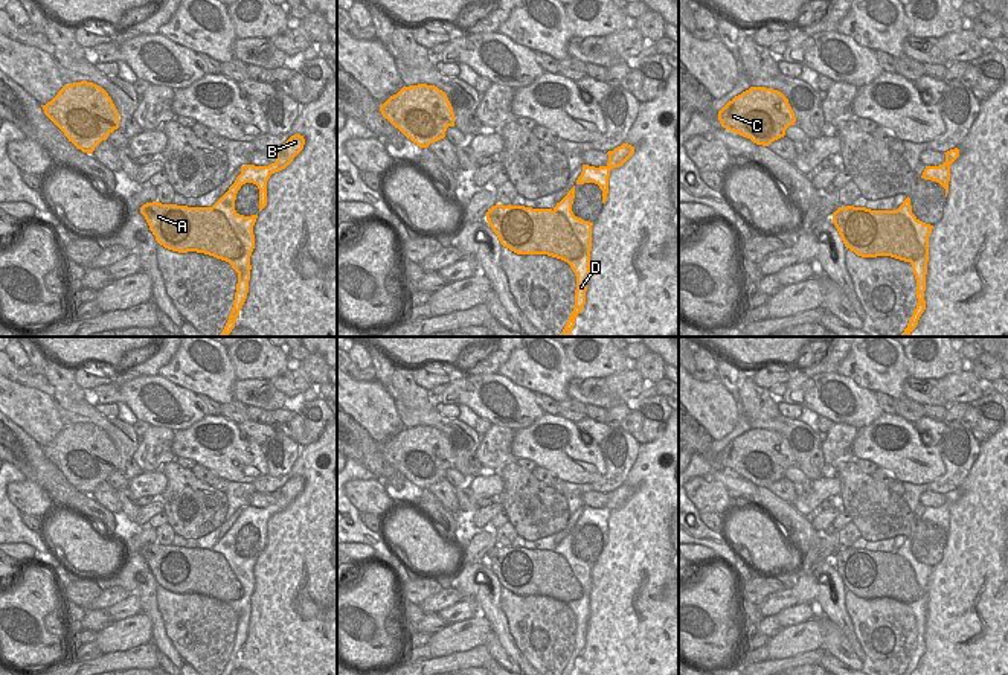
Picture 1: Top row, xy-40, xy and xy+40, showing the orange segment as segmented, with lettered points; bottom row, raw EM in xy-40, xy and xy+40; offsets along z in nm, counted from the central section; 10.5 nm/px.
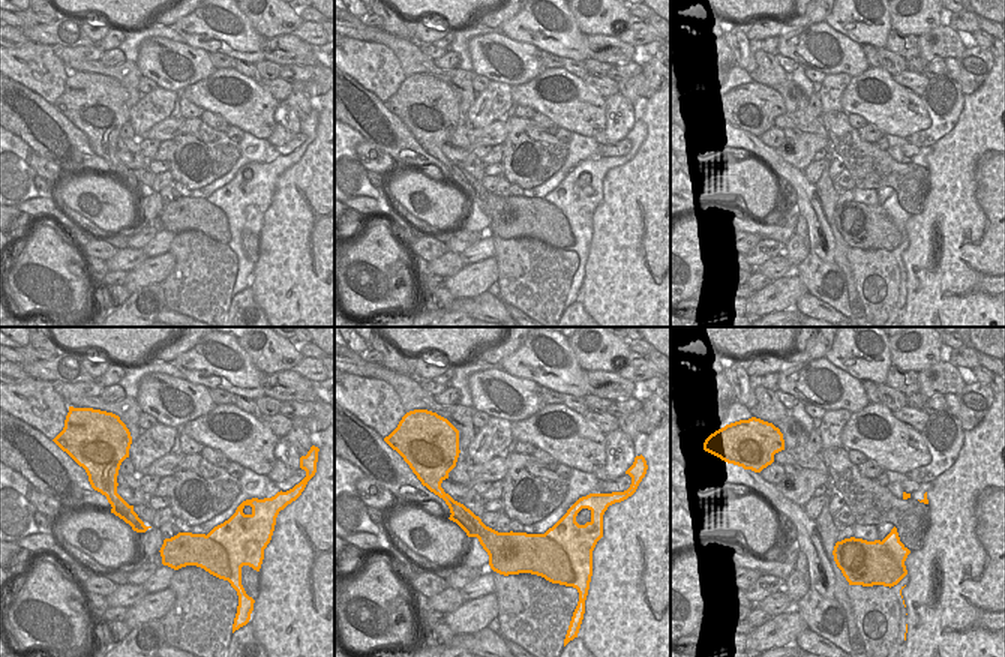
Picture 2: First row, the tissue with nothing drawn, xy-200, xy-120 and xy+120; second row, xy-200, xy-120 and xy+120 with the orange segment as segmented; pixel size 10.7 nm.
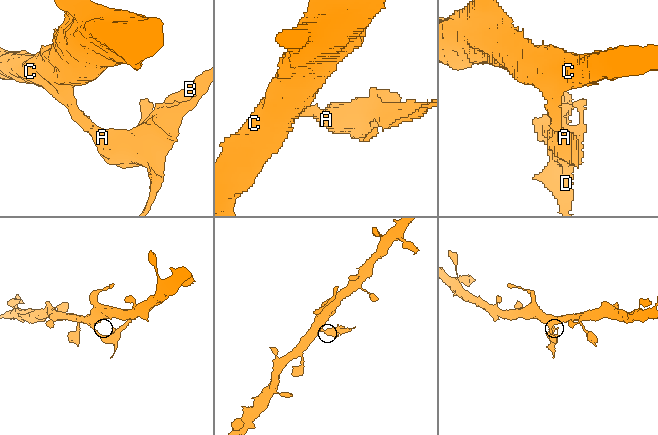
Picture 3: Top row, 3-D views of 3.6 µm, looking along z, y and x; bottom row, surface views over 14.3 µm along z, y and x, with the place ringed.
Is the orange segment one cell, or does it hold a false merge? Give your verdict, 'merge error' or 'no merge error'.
merge error

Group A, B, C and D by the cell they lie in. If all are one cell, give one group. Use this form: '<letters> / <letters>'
A C / B D

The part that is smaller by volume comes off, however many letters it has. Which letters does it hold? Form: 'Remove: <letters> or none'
Remove: B, D

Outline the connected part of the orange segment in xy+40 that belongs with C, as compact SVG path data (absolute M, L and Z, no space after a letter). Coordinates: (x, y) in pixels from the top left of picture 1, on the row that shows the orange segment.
M750 87L718 111L718 120L723 128L756 145L769 146L785 136L785 130L795 125L796 117L781 91Z

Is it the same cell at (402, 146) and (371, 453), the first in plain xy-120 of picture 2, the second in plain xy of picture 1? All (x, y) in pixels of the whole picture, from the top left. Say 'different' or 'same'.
same

